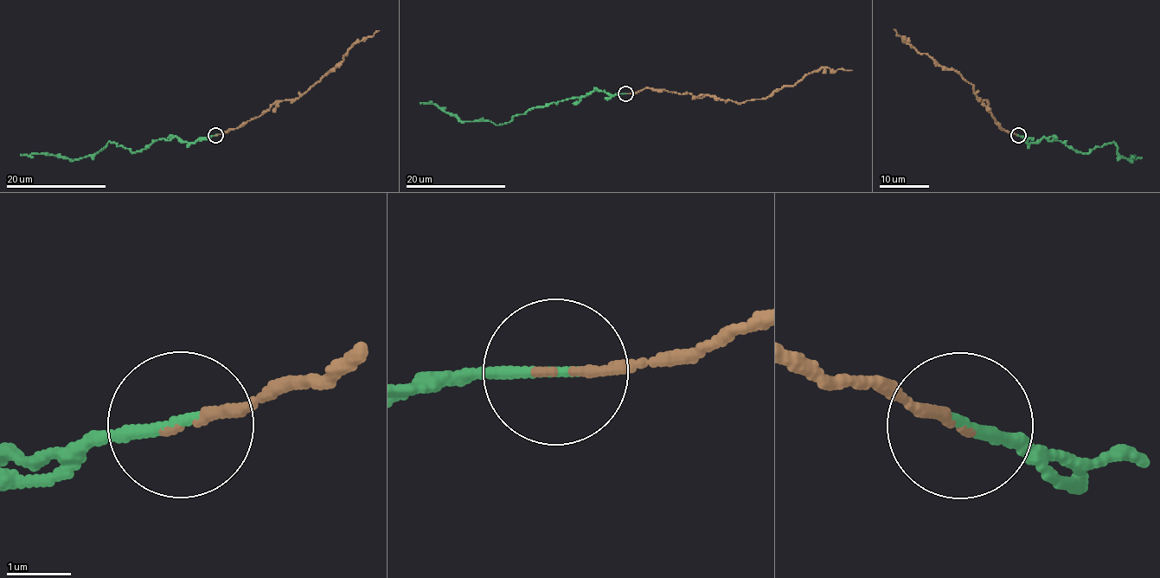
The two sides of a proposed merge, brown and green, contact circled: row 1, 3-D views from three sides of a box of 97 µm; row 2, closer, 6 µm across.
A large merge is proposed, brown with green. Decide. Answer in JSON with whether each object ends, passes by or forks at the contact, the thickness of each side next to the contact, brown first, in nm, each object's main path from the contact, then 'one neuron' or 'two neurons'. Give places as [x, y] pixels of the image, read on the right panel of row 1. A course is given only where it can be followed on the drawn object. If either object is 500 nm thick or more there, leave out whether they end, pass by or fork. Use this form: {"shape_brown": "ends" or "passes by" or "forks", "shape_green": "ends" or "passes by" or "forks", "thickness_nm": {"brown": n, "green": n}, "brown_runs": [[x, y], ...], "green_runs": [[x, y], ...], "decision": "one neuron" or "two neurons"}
{"shape_brown": "ends", "shape_green": "ends", "thickness_nm": {"brown": 130, "green": 160}, "brown_runs": [[1018, 136], [999, 128], [985, 99], [977, 99], [970, 84], [958, 73], [913, 48], [894, 29]], "green_runs": [[1018, 136], [1027, 143], [1055, 139], [1083, 152], [1114, 142], [1120, 157], [1132, 161], [1142, 157]], "decision": "one neuron"}

